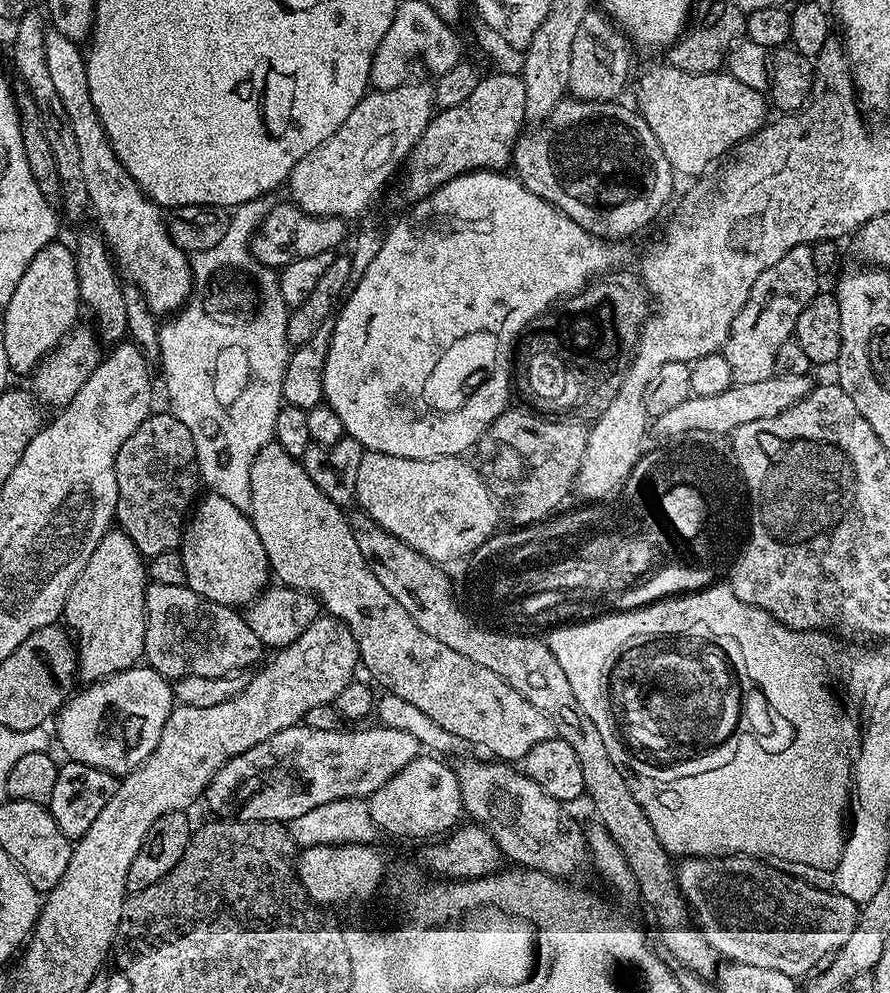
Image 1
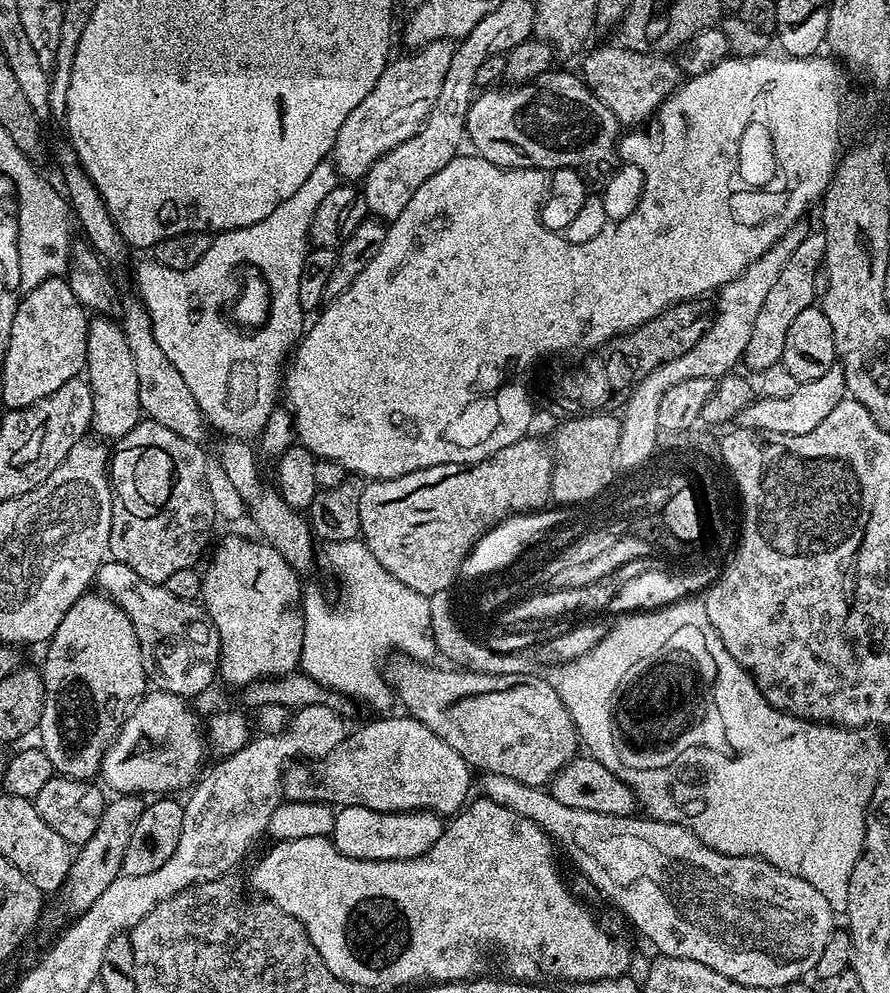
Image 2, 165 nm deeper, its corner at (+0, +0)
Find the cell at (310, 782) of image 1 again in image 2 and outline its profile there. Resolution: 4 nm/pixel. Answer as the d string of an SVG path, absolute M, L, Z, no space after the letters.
M385 715L385 720L372 720L364 724L356 733L345 735L343 742L323 760L293 762L284 769L282 796L285 801L314 802L331 804L340 808L366 806L379 812L435 812L448 818L461 811L469 803L468 787L472 784L473 769L458 754L450 750L438 734L434 734L413 716Z

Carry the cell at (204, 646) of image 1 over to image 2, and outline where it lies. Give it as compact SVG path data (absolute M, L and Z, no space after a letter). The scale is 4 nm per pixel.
M109 559L96 572L95 587L130 618L142 650L145 677L153 689L193 698L217 679L220 670L220 635L199 603L174 598L163 584L138 578L130 566Z

